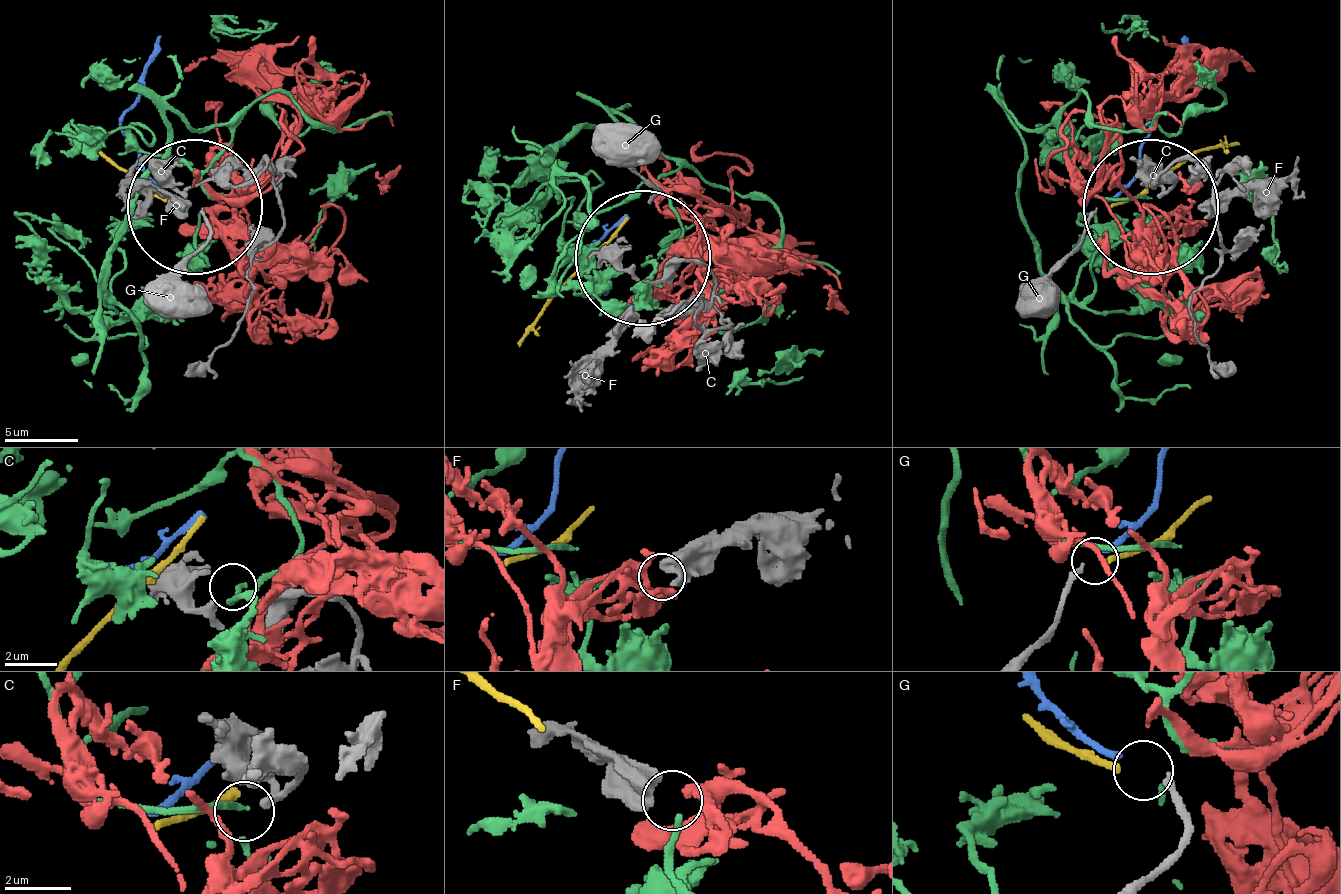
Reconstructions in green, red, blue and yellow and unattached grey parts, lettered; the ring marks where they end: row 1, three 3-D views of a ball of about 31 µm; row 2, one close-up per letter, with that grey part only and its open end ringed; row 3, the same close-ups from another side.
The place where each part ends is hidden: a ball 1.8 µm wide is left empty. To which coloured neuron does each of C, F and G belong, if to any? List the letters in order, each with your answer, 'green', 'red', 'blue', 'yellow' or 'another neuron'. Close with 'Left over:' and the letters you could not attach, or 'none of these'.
C: green
F: red
G: blue
Left over: none of these

